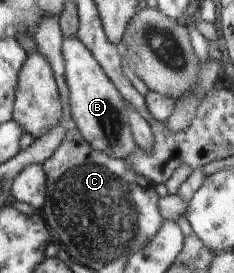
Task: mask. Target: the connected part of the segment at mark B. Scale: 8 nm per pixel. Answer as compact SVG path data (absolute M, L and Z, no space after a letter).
M77 37L63 38L62 57L64 57L65 78L69 91L70 117L76 123L80 135L84 137L84 141L88 141L92 145L92 149L105 153L114 159L127 160L136 151L137 145L134 141L130 123L128 123L128 113L126 113L124 98L110 79L106 77L92 53L80 43Z

